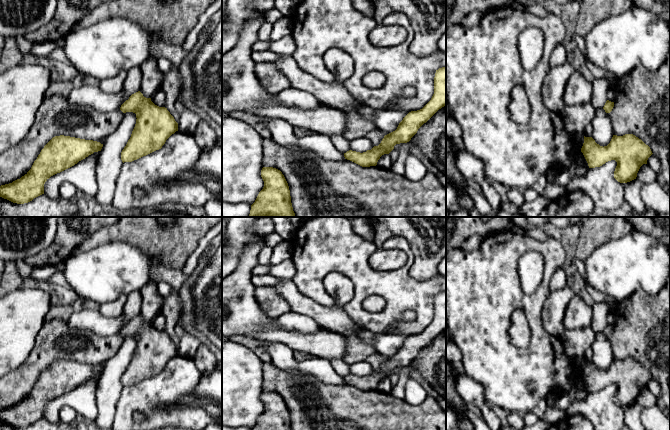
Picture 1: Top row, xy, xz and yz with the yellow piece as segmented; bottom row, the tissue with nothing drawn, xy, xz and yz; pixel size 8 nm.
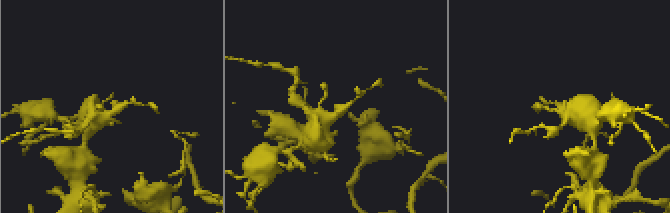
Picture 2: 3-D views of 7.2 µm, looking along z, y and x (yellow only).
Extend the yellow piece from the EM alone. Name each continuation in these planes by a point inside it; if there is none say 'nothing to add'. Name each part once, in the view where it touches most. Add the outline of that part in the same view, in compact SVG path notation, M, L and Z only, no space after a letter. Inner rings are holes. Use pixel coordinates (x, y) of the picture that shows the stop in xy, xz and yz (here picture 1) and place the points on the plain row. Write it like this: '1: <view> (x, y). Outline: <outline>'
nothing to add

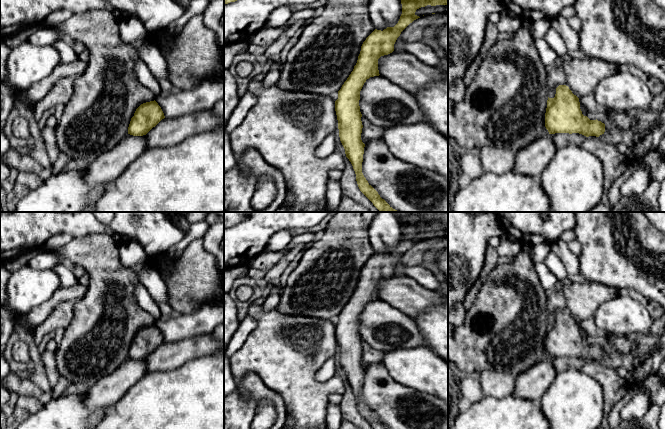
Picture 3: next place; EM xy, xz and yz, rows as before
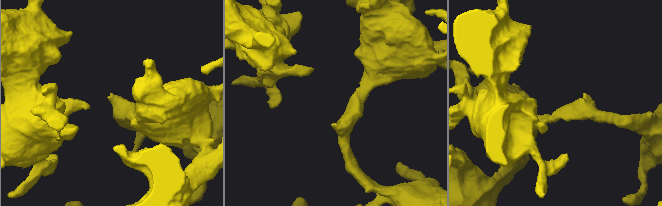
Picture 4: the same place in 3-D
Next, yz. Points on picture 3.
nothing to add

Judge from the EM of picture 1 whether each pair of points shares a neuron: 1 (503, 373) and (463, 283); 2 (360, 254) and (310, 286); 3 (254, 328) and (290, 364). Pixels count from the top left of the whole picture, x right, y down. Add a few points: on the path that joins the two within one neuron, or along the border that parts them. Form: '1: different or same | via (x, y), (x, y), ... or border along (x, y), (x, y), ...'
1: same | via (487, 351), (478, 324), (478, 313), (470, 305)
2: same | via (346, 254), (337, 254), (319, 272)
3: different | border along (261, 340), (281, 342), (291, 348)

